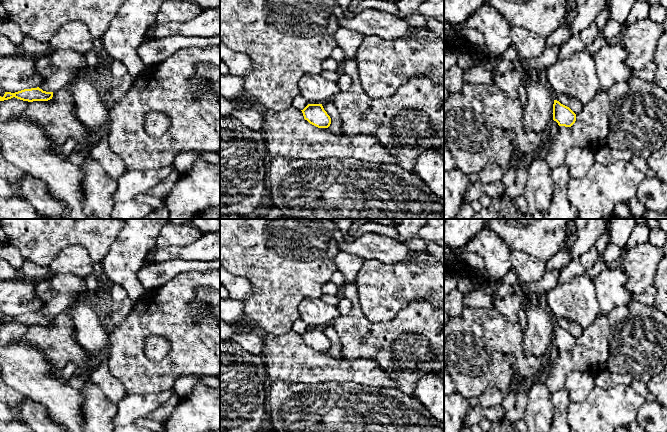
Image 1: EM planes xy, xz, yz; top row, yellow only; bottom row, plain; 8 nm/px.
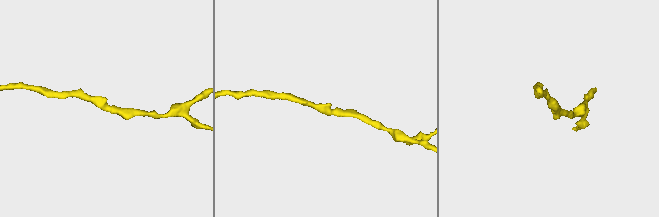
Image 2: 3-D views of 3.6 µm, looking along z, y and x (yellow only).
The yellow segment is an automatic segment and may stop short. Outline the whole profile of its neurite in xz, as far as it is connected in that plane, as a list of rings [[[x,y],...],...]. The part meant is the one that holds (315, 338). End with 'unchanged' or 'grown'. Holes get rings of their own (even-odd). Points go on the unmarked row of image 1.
[[[308,328],[301,335],[304,343],[318,352],[328,352],[331,348],[331,342],[324,334],[322,328]]] | unchanged

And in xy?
[[[37,312],[24,313],[15,317],[5,316],[4,320],[0,320],[0,325],[8,324],[11,322],[17,322],[23,325],[33,326],[33,325],[48,325],[52,323],[53,316],[46,316]]] | unchanged

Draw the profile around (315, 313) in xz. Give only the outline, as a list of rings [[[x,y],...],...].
[[[320,298],[304,299],[298,306],[300,319],[302,319],[309,328],[322,328],[340,316],[336,305],[329,305]]]

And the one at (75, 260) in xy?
[[[69,246],[56,256],[48,266],[52,274],[73,274],[82,279],[92,273],[93,260],[82,246]]]

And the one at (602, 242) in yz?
[[[604,233],[596,240],[594,247],[599,254],[599,260],[603,256],[608,244],[610,242],[610,236],[608,233]]]

